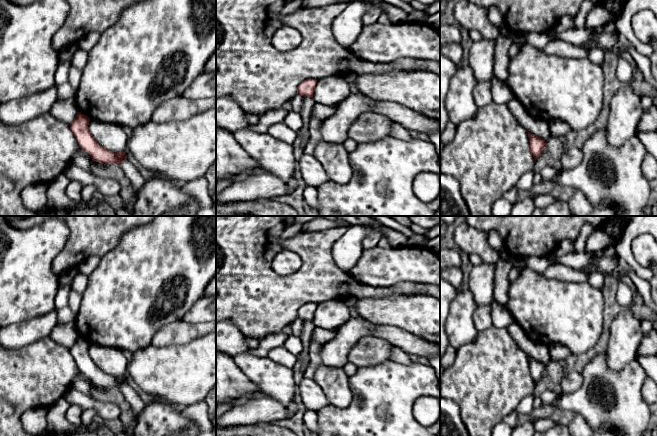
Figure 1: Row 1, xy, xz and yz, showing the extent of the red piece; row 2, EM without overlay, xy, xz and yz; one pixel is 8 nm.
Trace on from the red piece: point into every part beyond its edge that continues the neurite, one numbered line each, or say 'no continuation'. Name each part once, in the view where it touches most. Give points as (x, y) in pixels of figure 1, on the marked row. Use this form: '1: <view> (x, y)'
no continuation

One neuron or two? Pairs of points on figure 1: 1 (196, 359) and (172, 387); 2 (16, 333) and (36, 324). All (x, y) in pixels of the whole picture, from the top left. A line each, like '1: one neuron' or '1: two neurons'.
1: one neuron
2: one neuron

